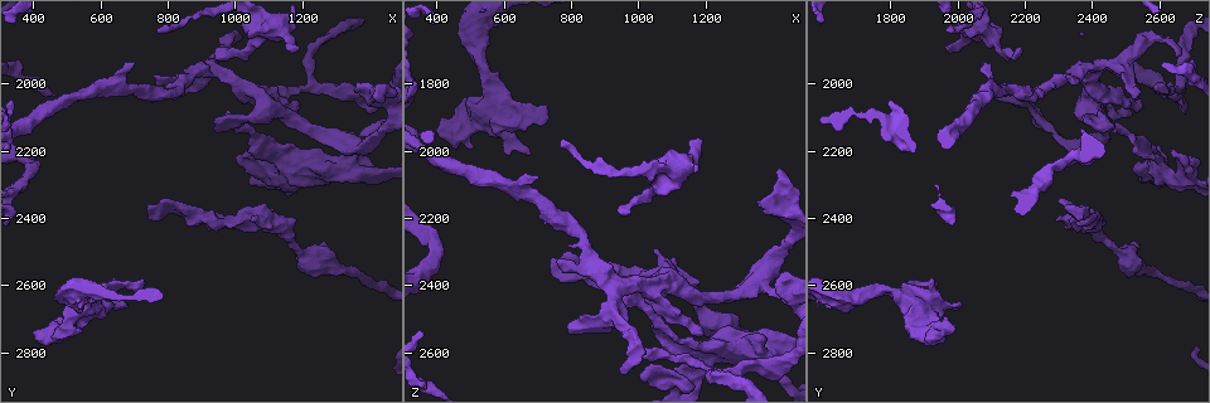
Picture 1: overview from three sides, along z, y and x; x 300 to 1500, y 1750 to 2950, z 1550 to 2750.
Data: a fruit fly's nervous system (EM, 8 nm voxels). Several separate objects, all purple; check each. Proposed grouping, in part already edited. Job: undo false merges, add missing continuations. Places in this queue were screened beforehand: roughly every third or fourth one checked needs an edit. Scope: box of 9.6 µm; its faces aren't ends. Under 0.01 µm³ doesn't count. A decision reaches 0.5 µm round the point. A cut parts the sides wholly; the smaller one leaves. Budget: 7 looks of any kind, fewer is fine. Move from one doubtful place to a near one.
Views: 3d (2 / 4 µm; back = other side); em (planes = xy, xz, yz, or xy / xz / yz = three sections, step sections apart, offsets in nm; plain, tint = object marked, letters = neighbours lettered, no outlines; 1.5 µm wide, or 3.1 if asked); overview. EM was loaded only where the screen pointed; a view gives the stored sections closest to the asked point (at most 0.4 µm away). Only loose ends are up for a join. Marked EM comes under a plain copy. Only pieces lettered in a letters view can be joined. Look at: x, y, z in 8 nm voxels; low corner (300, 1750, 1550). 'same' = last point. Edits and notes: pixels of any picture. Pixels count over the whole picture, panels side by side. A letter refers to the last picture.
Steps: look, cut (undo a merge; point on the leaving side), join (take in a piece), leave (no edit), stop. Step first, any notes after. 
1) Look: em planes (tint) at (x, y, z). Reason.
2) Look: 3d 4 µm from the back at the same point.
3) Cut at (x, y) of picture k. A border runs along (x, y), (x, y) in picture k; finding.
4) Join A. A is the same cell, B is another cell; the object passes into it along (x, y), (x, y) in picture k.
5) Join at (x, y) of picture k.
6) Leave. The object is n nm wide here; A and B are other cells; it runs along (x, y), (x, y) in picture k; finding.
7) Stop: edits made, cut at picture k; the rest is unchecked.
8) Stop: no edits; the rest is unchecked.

Look: 3d 2 µm at (1340, 2180, 2390). Branch point.

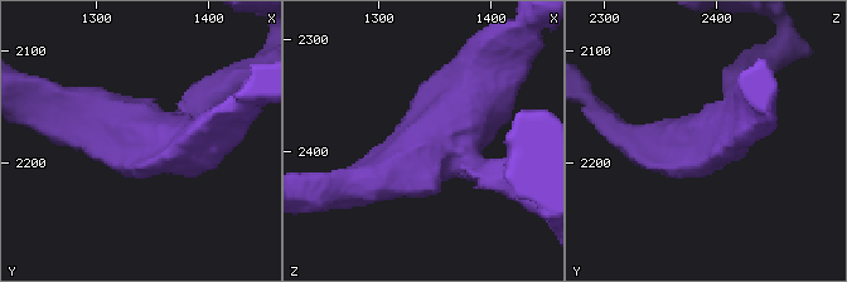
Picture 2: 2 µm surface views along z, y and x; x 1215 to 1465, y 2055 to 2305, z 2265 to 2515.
Look: em xy step 8 (letters) at (1340, 2180, 2394). Shape alone is not enough.

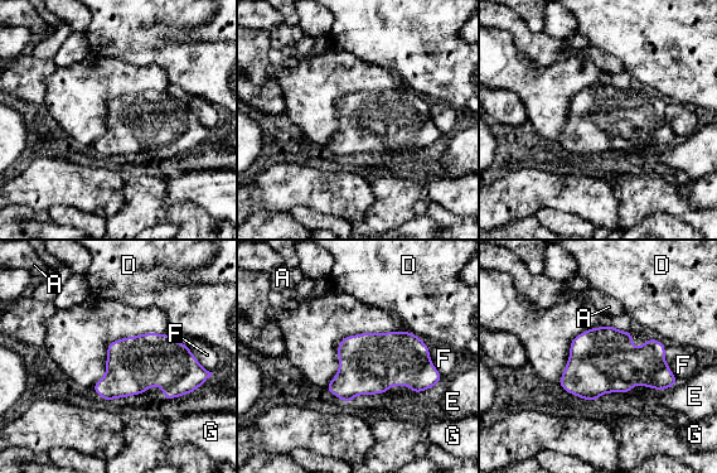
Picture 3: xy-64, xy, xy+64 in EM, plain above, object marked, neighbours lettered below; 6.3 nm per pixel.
Leave. The object is 400 nm wide here; A, D, E, F and G are other cells; a border runs along (679, 381), (659, 391) in picture 3; one cell here.

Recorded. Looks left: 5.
Look: em planes (tint) at (1190, 2260, 2590). Calibre changes.

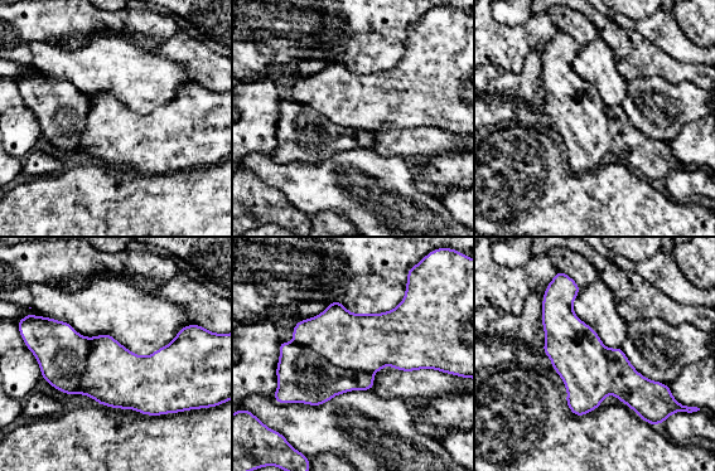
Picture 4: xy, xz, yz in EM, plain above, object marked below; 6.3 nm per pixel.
Look: em planes (letters) at the same point.

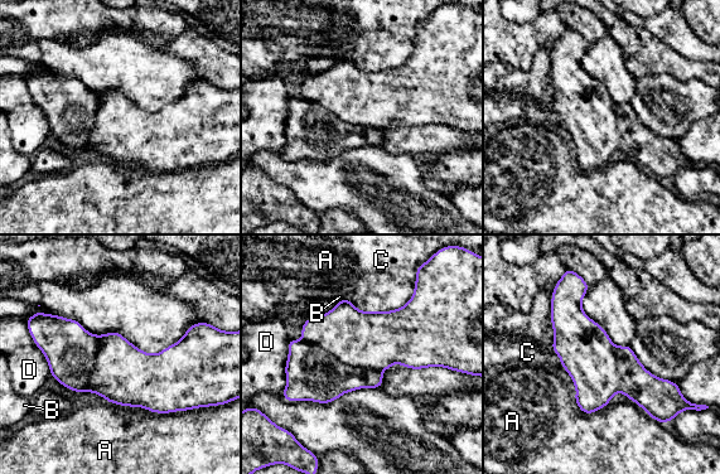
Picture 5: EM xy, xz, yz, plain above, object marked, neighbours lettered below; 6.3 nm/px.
Cut at (365, 339) of picture 5. A, B, C and D are other cells; a border runs along (303, 339), (348, 364), (380, 372) in picture 5; a second cell is stuck on.

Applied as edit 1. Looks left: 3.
Look: em xz step 4 (tint) at (1190, 1900, 1960). An open end.

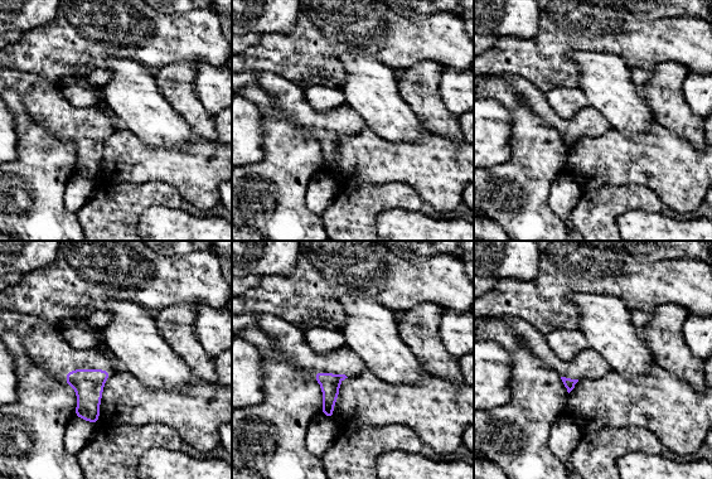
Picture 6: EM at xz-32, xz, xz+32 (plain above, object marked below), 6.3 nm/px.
Look: em yz step 8 (letters) at the same point. Cut it another way.

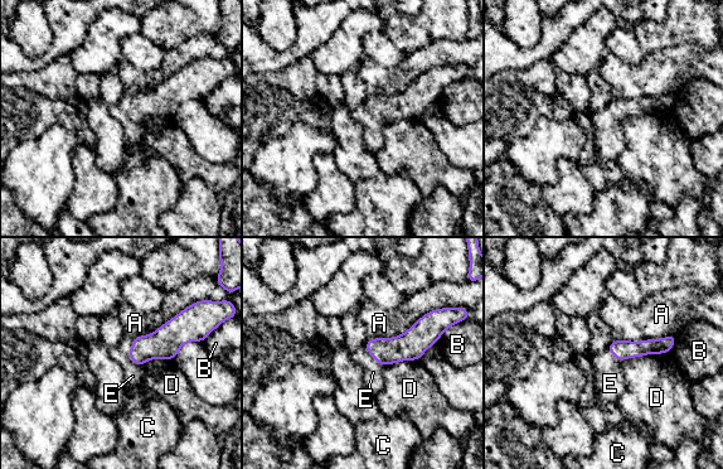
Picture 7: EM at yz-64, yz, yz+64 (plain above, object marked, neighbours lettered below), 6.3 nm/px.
Join E. E is the same cell, A, B, C and D are other cells; the object passes into it along (409, 346), (373, 358), (373, 372) in picture 7; it goes on there.

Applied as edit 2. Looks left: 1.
Stop: edits made, cut at picture 5, join at picture 7; the rest is unchecked.

